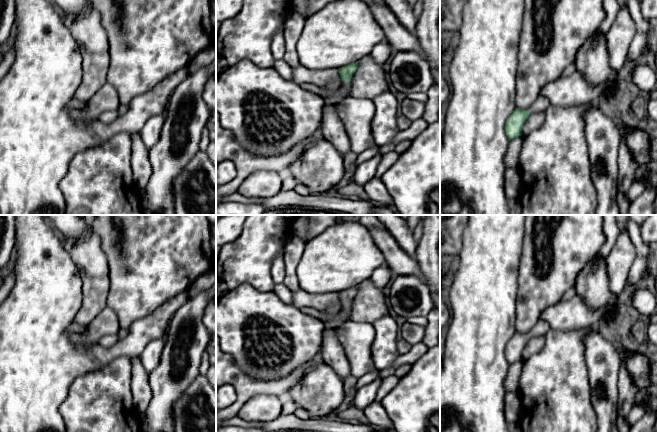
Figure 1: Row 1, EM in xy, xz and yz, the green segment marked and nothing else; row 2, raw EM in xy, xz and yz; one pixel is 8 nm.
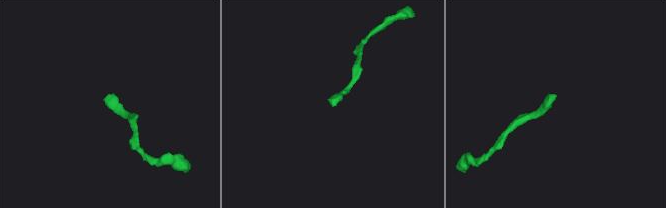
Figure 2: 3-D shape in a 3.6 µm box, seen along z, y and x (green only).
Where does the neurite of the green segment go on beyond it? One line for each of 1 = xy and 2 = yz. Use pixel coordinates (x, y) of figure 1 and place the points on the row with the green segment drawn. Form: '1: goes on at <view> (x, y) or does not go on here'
1: goes on at xy (122, 108)
2: goes on at yz (541, 104)

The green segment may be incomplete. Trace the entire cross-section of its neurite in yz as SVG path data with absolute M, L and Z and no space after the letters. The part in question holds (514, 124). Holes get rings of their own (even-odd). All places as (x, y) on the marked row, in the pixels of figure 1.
M539 95L528 109L516 108L506 121L506 136L509 141L522 135L522 128L531 113L545 112L550 106L547 97Z

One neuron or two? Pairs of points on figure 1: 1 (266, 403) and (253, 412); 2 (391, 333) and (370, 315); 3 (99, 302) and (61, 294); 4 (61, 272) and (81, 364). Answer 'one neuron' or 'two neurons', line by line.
1: one neuron
2: two neurons
3: two neurons
4: one neuron

